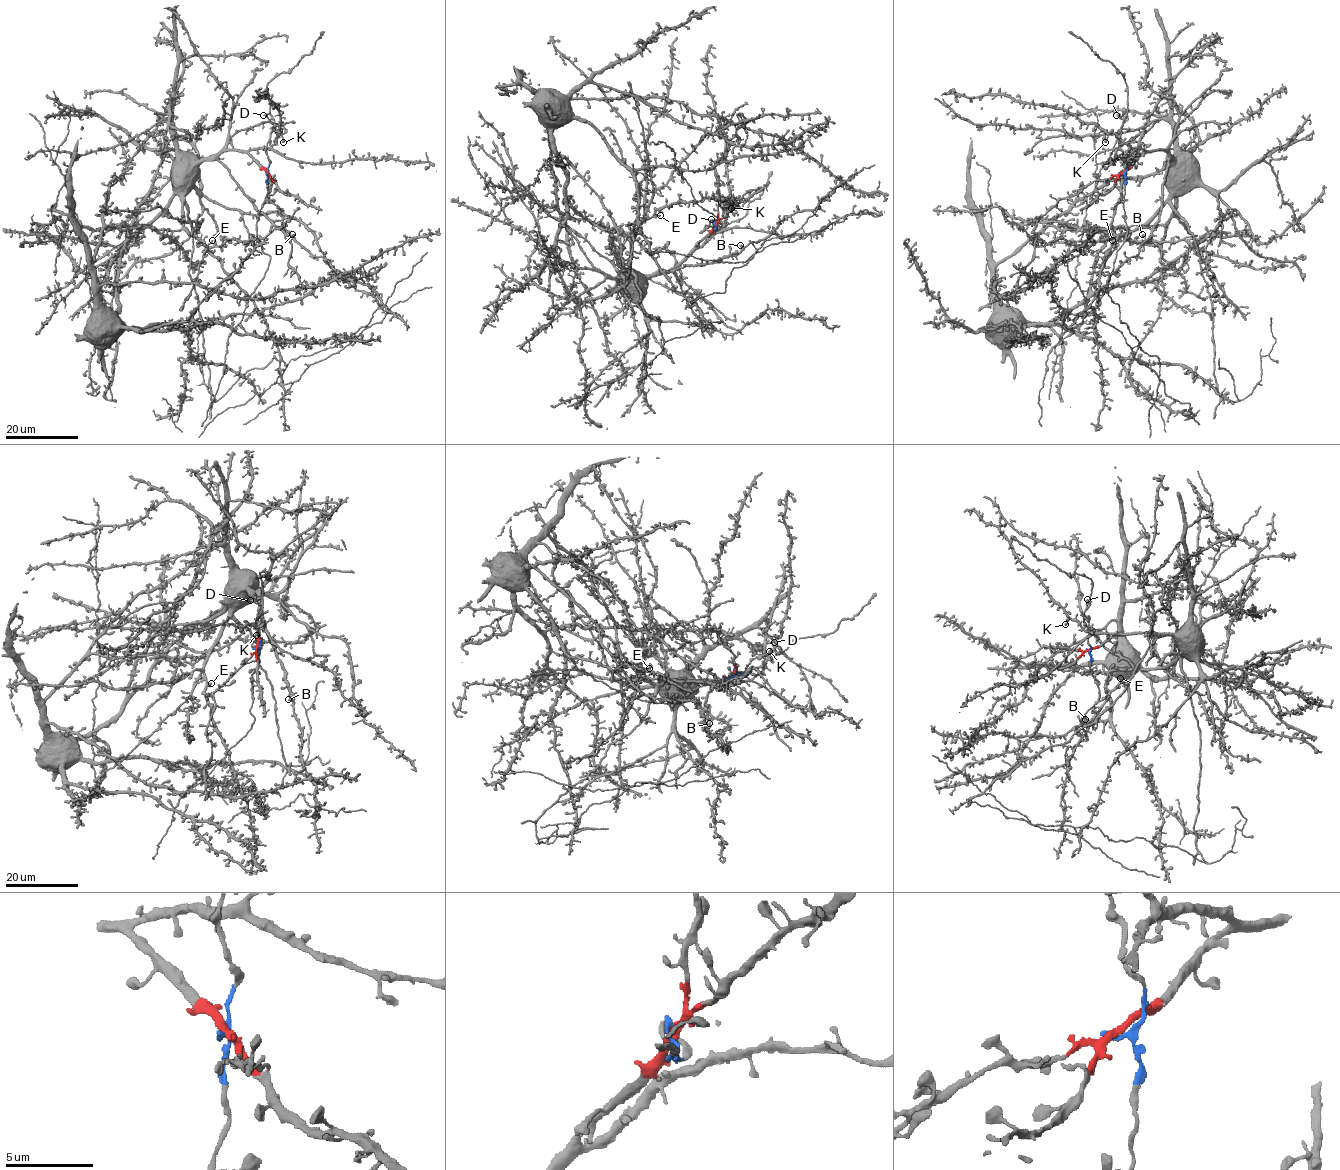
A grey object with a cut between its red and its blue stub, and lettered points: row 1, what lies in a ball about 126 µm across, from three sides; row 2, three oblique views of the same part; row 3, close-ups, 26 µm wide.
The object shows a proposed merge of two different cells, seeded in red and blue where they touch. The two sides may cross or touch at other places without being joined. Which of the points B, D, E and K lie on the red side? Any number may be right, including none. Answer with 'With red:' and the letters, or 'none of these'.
With red: B, E, K

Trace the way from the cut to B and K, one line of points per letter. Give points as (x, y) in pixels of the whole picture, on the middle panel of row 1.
B: (715, 224), (695, 246), (666, 271), (684, 266), (718, 263), (738, 252), (742, 248), (739, 245)
K: (715, 224), (696, 246), (707, 242), (722, 228), (731, 207)

